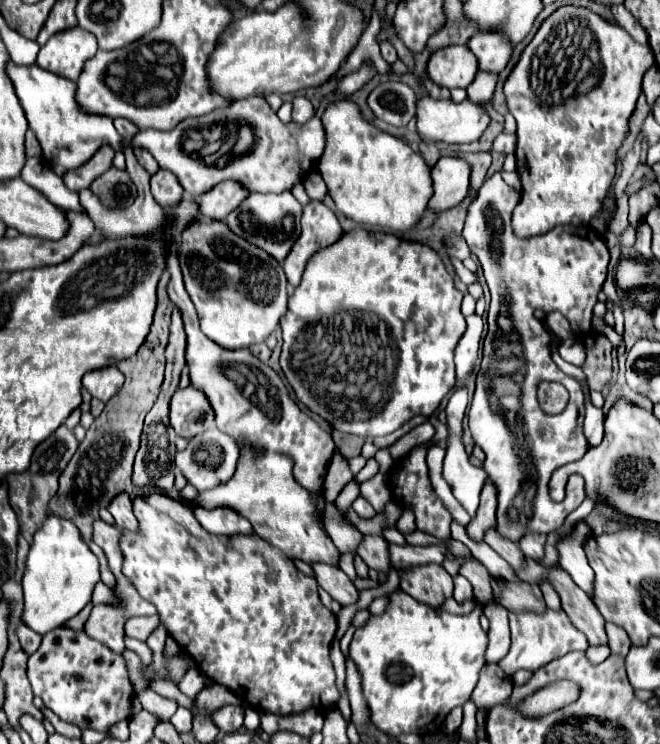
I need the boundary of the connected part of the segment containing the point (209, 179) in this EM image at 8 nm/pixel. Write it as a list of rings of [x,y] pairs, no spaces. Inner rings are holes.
[[[251,96],[233,102],[225,110],[215,110],[201,118],[185,118],[173,130],[141,130],[137,146],[147,148],[161,168],[171,170],[189,196],[209,192],[223,180],[245,184],[251,192],[283,192],[303,180],[313,170],[315,160],[325,150],[325,128],[319,118],[307,124],[283,124],[265,98]],[[249,126],[251,144],[241,146],[237,128]]]

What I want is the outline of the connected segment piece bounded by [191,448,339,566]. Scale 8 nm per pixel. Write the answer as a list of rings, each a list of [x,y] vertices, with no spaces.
[[[241,448],[237,472],[233,478],[213,490],[199,492],[199,496],[191,502],[193,508],[215,508],[227,506],[243,514],[251,524],[257,536],[283,550],[293,560],[303,560],[307,564],[325,562],[337,566],[339,552],[331,538],[321,530],[315,516],[315,506],[311,494],[297,484],[293,478],[293,460],[283,454],[257,454],[249,448]]]

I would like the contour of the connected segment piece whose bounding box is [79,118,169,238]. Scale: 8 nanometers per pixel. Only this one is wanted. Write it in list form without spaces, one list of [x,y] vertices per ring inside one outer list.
[[[115,118],[113,120],[115,122],[115,128],[117,128],[117,132],[119,132],[119,136],[121,136],[121,140],[123,140],[123,154],[125,154],[125,158],[127,158],[127,172],[131,172],[131,180],[135,182],[135,186],[137,186],[137,190],[139,190],[139,196],[137,196],[137,200],[135,200],[135,204],[133,206],[129,206],[129,208],[123,208],[123,210],[117,210],[116,207],[110,208],[109,206],[103,206],[100,202],[99,198],[89,190],[89,188],[85,188],[85,190],[81,190],[79,192],[79,196],[81,196],[81,208],[85,208],[85,212],[87,212],[87,216],[93,220],[93,224],[95,224],[95,228],[99,230],[99,234],[101,236],[105,236],[105,238],[125,238],[125,236],[129,236],[129,234],[141,234],[141,236],[145,236],[147,232],[151,234],[151,232],[162,232],[163,228],[167,226],[167,214],[163,212],[163,208],[153,200],[153,196],[151,196],[151,192],[149,192],[149,172],[145,172],[145,168],[141,168],[139,164],[137,164],[137,158],[135,158],[135,154],[133,154],[133,146],[131,146],[131,140],[133,140],[133,136],[139,132],[139,128],[133,124],[133,122],[129,122],[129,120],[125,120],[125,118]]]

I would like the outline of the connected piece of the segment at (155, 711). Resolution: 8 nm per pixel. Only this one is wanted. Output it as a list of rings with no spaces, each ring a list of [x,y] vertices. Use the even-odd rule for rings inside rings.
[[[153,690],[141,692],[141,694],[139,694],[139,700],[141,700],[143,708],[145,708],[149,714],[157,716],[157,720],[161,720],[161,722],[167,722],[167,720],[175,714],[175,710],[177,710],[177,704],[175,704],[173,700],[165,700],[163,696],[159,696],[159,694],[153,692]]]

